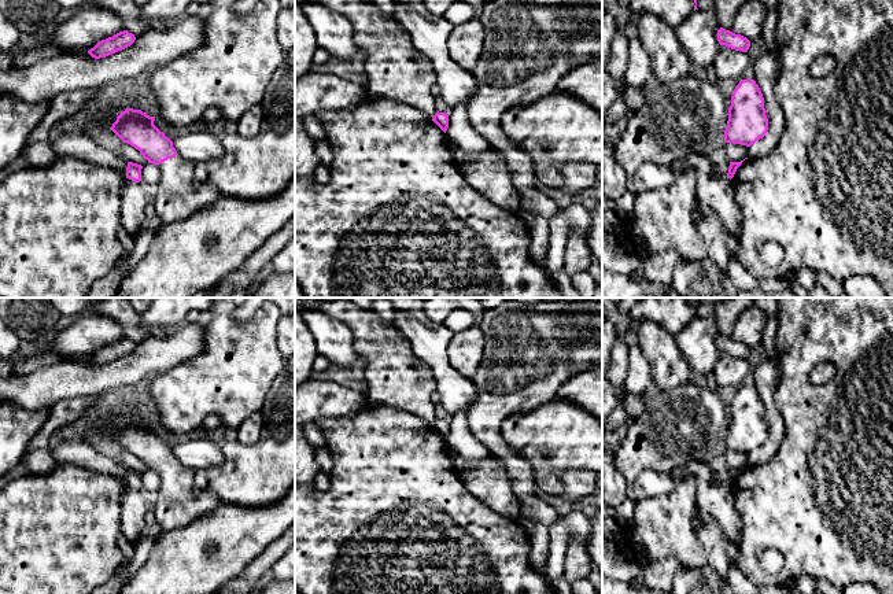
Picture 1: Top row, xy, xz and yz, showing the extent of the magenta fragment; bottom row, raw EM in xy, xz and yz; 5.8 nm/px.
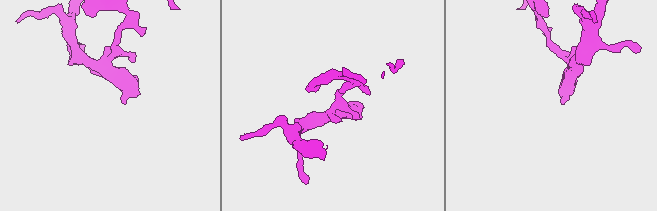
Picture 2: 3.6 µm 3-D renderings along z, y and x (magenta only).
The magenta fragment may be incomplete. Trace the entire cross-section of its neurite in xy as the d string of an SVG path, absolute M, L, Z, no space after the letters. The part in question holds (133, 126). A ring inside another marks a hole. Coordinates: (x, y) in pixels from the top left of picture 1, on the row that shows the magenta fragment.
M126 108L112 123L112 130L123 143L140 151L148 163L160 170L155 187L155 211L162 224L178 222L213 206L219 192L195 181L195 163L180 156L173 141L154 125L155 118L141 110Z

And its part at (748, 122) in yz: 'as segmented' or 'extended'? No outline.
as segmented

